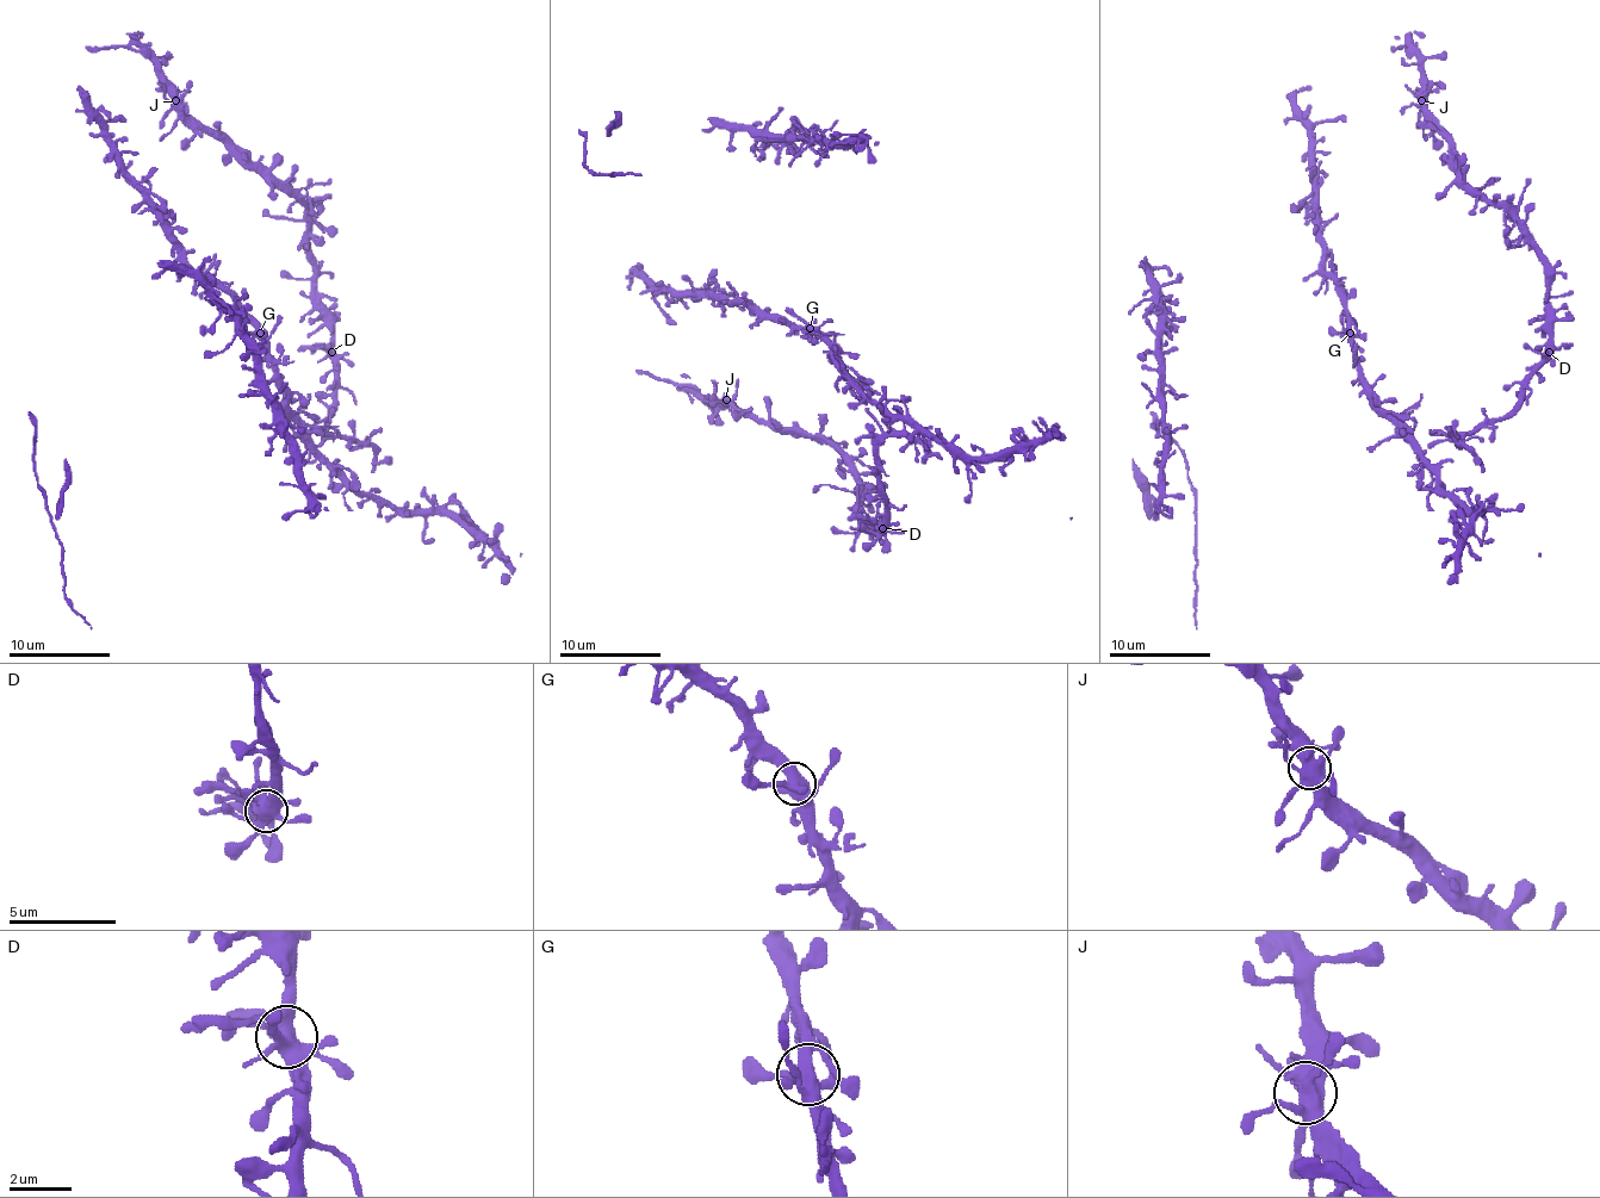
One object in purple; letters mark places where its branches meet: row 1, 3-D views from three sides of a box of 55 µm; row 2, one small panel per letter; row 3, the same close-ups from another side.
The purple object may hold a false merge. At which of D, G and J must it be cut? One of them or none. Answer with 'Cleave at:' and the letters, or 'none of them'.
Cleave at: none of them

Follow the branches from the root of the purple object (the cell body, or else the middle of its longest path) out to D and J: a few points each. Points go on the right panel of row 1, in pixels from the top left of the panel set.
D: (1354, 345), (1365, 391), (1403, 424), (1439, 434), (1469, 434), (1500, 421), (1518, 401), (1523, 380), (1549, 353)
J: (1354, 345), (1365, 391), (1403, 424), (1439, 434), (1500, 421), (1545, 351), (1549, 261), (1457, 172), (1421, 100)

